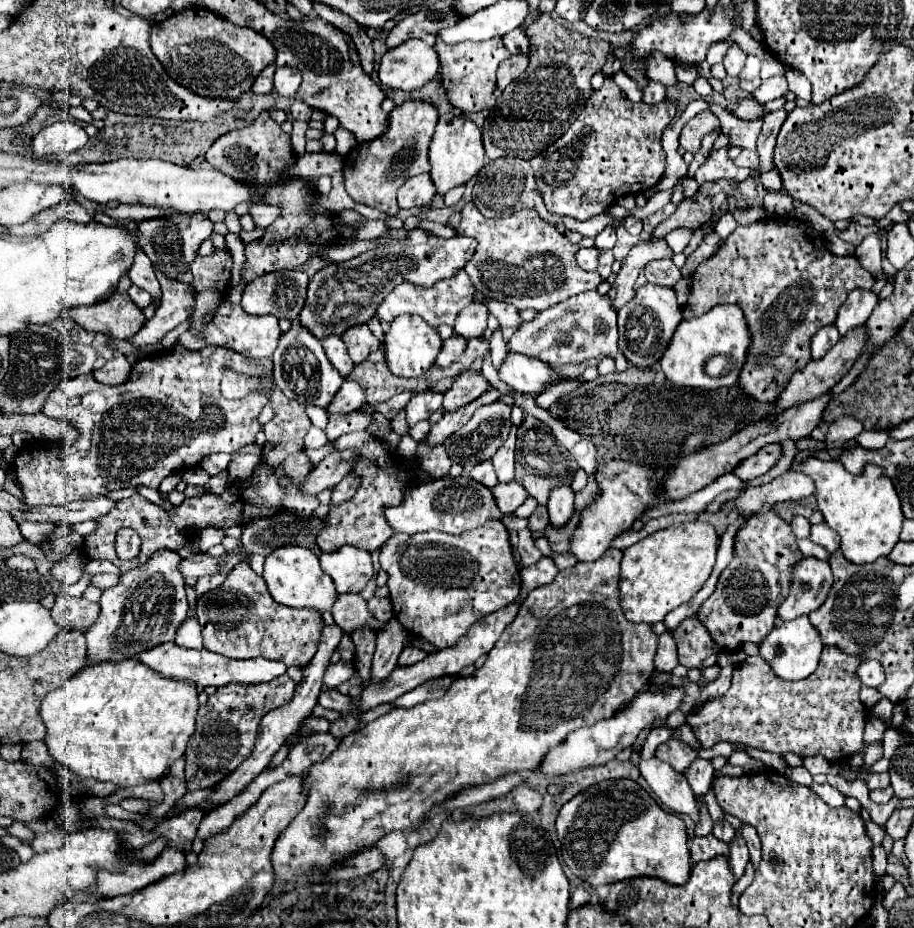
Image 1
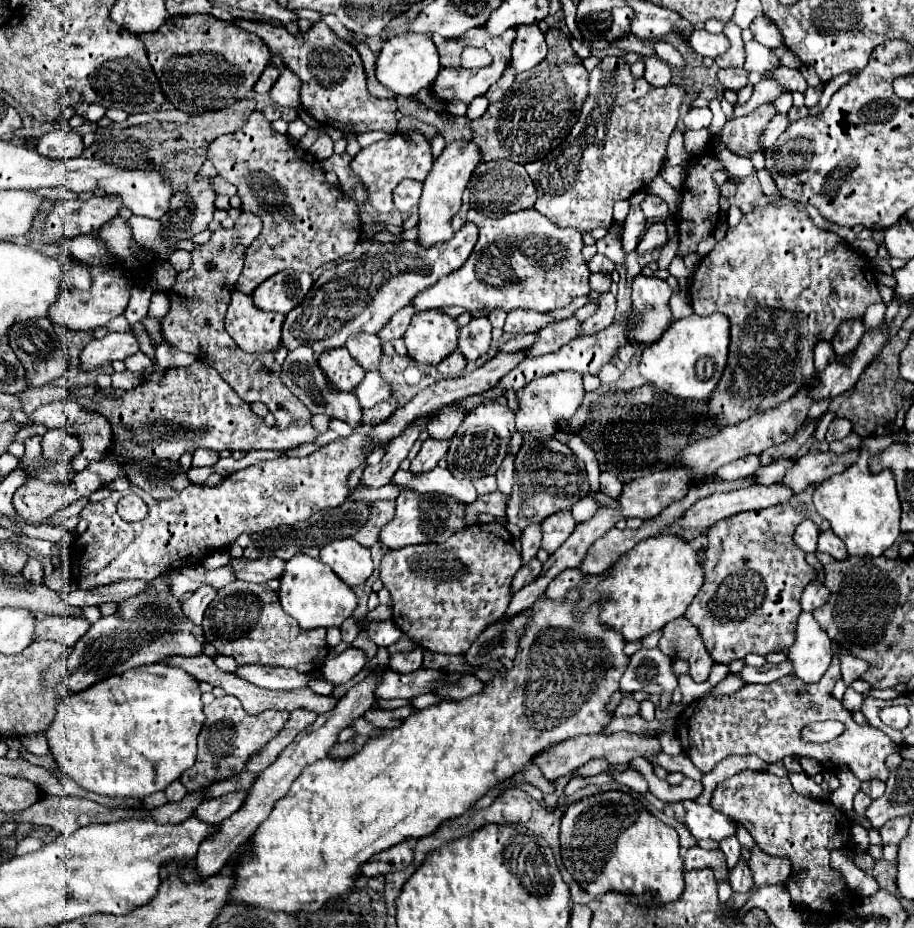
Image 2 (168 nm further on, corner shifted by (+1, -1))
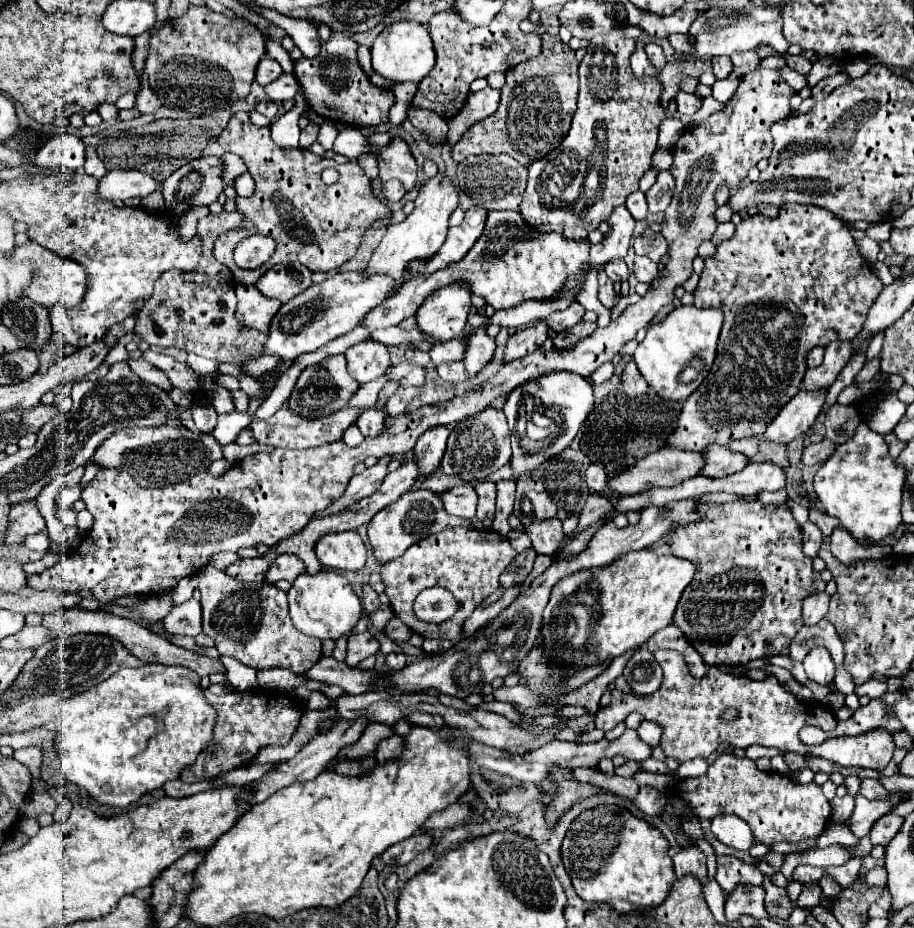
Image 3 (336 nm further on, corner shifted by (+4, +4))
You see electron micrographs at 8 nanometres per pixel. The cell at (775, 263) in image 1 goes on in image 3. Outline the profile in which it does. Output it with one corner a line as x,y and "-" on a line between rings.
787,203
781,207
781,213
777,219
769,219
765,215
755,215
755,217
747,217
737,225
735,235
729,241
723,241
717,247
717,255
713,259
705,259
705,269
703,275
699,279
699,287
695,291
695,307
701,309
721,309
725,315
725,325
729,325
729,339
719,339
717,345
717,357
715,363
711,367
709,377
703,381
703,385
699,385
689,399
685,401
681,415
677,419
677,427
675,431
667,437
667,445
677,447
677,449
687,449
687,451
703,451
707,445
717,443
717,445
729,445
735,439
743,439
743,437
761,437
767,429
767,425
777,417
779,409
783,405
787,405
787,401
791,401
795,397
795,393
801,389
801,379
803,373
807,371
807,353
817,347
823,345
827,347
831,341
851,341
863,327
863,321
867,319
867,313
871,309
871,305
875,303
875,297
879,297
879,293
883,291
883,283
873,275
873,271
869,269
867,261
861,257
855,239
851,237
849,227
839,221
833,213
829,213
827,209
815,207
815,205
795,205
795,203

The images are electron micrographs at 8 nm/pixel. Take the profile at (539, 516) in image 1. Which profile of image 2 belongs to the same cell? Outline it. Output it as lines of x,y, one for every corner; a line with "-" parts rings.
526,526
526,530
522,530
520,542
522,542
522,560
528,562
536,556
538,548
540,548
540,540
542,540
542,528
538,526

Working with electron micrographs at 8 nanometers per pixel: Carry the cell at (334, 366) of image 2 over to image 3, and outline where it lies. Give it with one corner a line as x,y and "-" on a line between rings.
331,355
325,361
321,361
317,365
309,365
303,369
303,373
299,375
299,379
289,395
287,407
303,419
327,417
331,413
343,409
347,405
347,401
355,395
357,389
359,389
359,385
355,383
355,379
347,371
345,355

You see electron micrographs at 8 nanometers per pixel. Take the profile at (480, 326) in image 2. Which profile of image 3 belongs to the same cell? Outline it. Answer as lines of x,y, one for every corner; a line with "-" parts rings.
479,329
475,335
471,335
469,343
467,343
467,353
463,359
467,375
477,377
477,373
483,371
491,363
493,353
495,353
495,341
483,329

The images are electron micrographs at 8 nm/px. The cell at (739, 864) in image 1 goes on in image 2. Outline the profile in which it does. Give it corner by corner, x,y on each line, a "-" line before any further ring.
740,858
738,864
734,866
734,870
730,870
730,886
734,892
748,892
752,886
752,874
750,868
746,866
746,860

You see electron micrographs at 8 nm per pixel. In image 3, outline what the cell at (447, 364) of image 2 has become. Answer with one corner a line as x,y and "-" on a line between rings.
443,363
437,367
437,373
441,379
445,379
449,383
461,383
467,379
463,363

